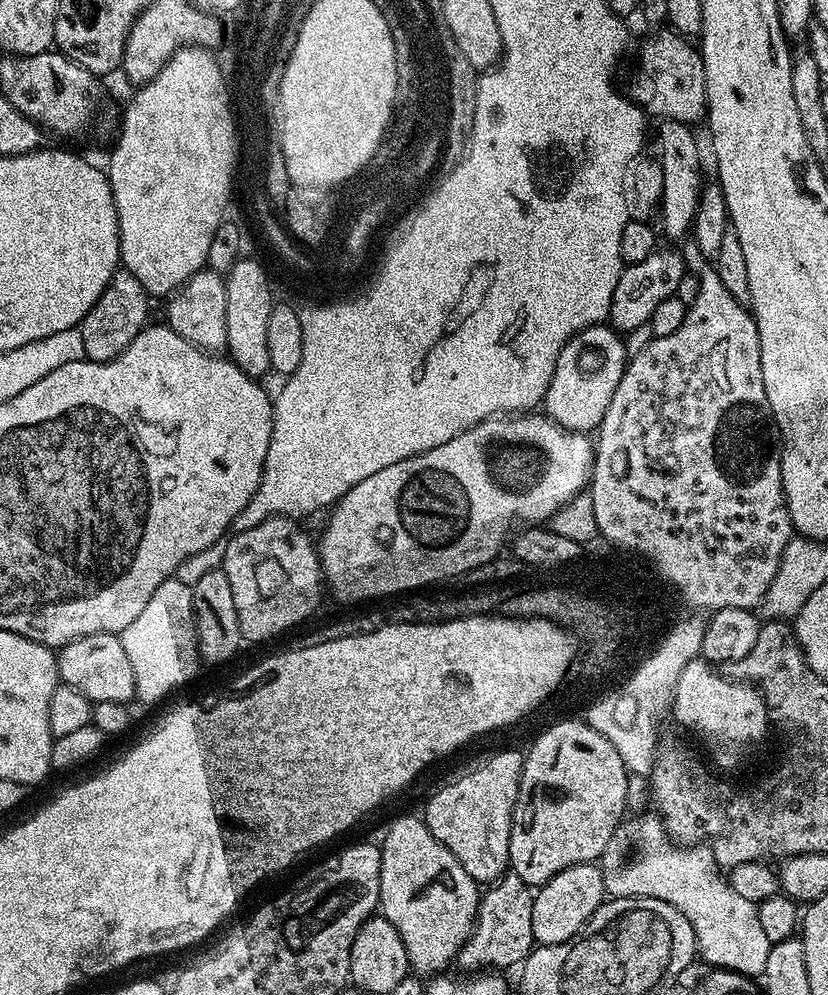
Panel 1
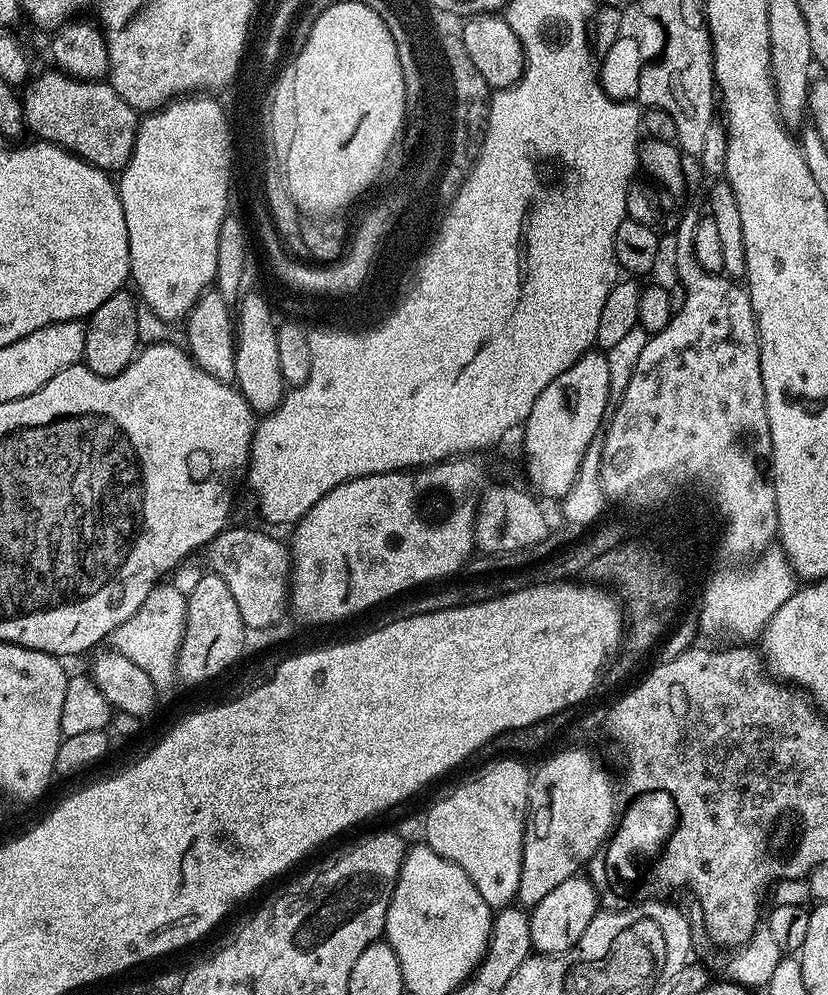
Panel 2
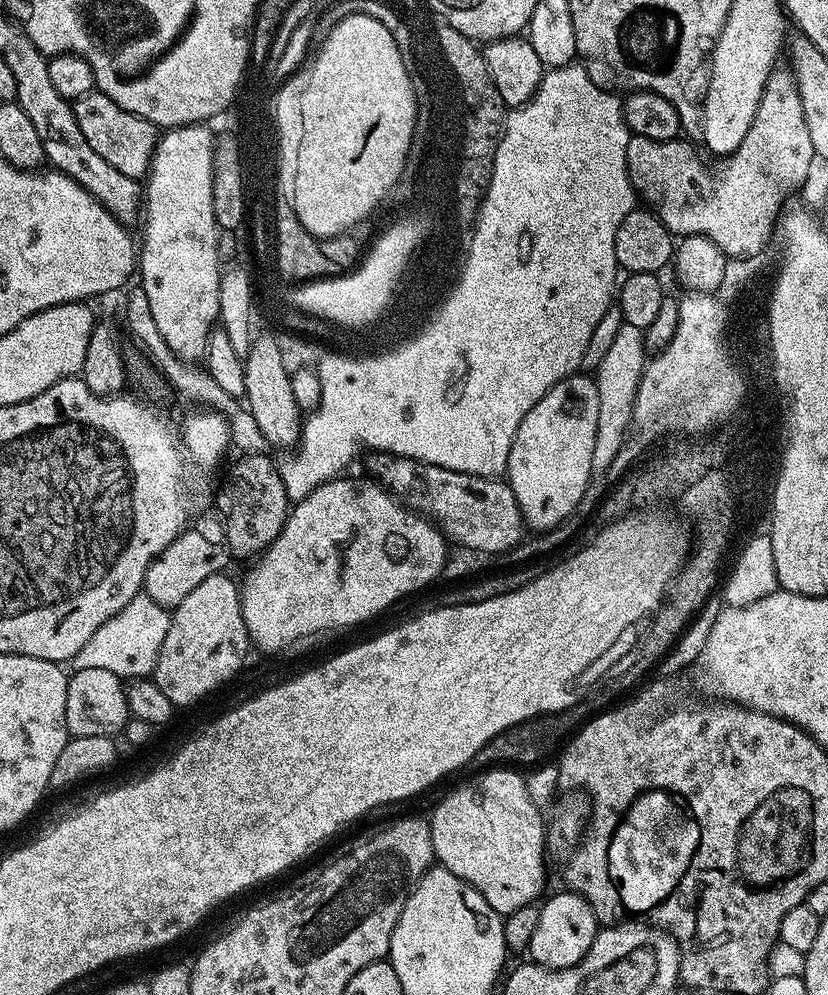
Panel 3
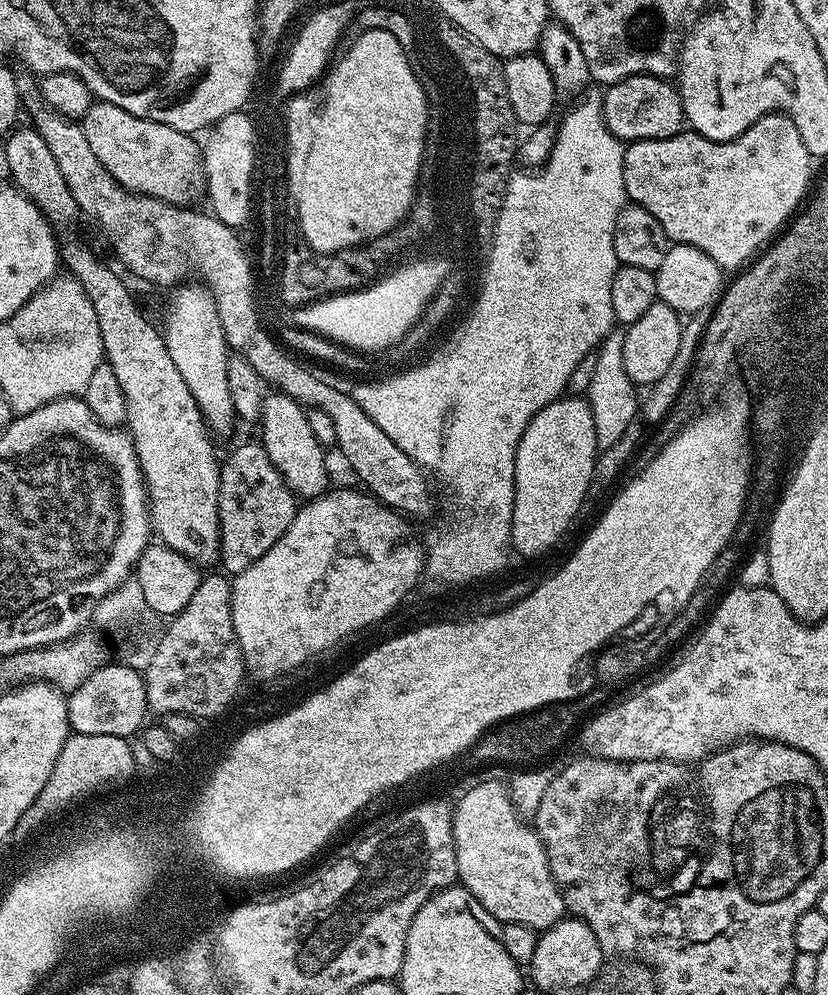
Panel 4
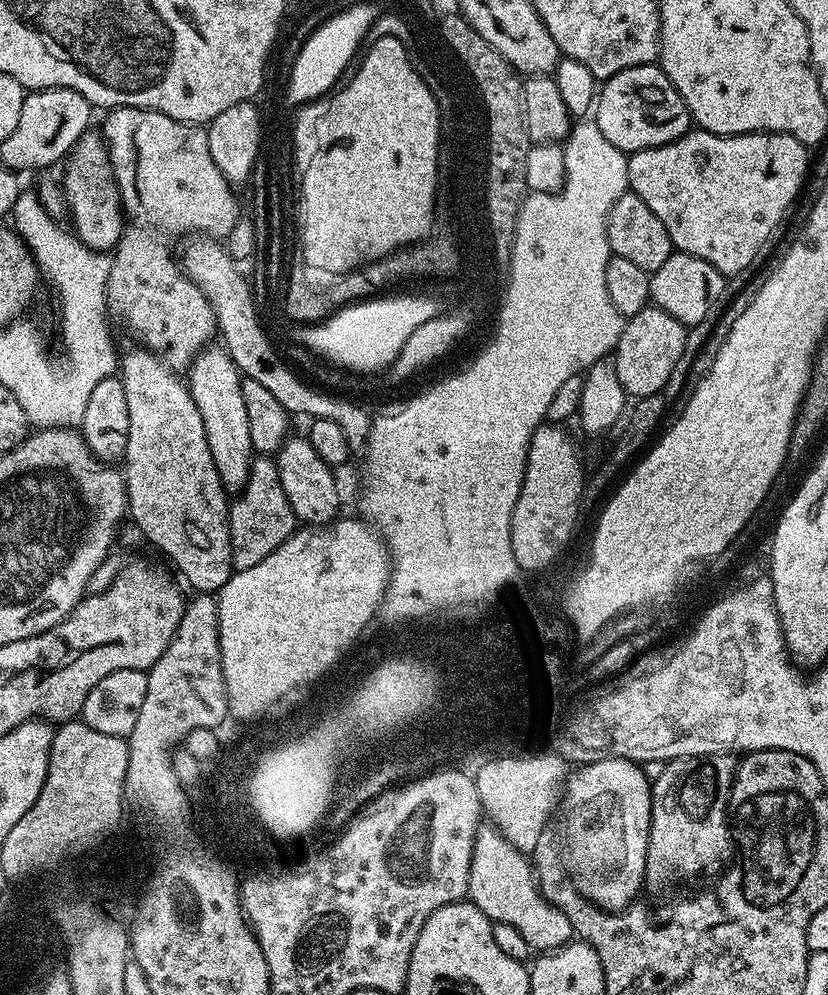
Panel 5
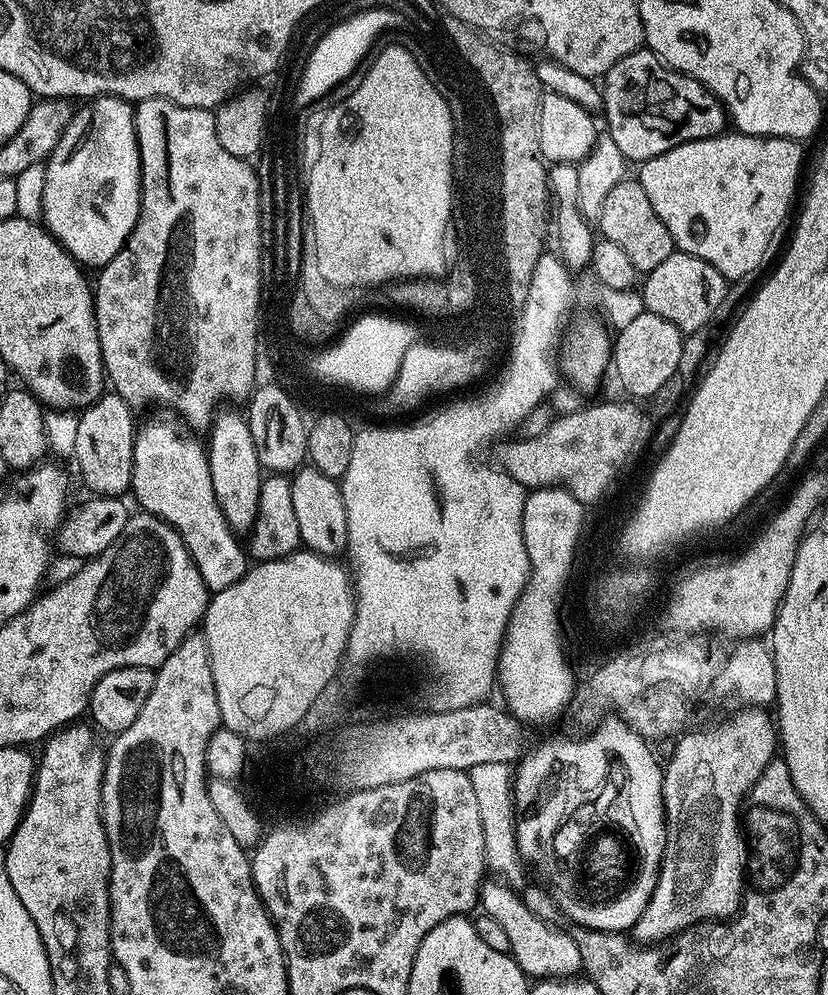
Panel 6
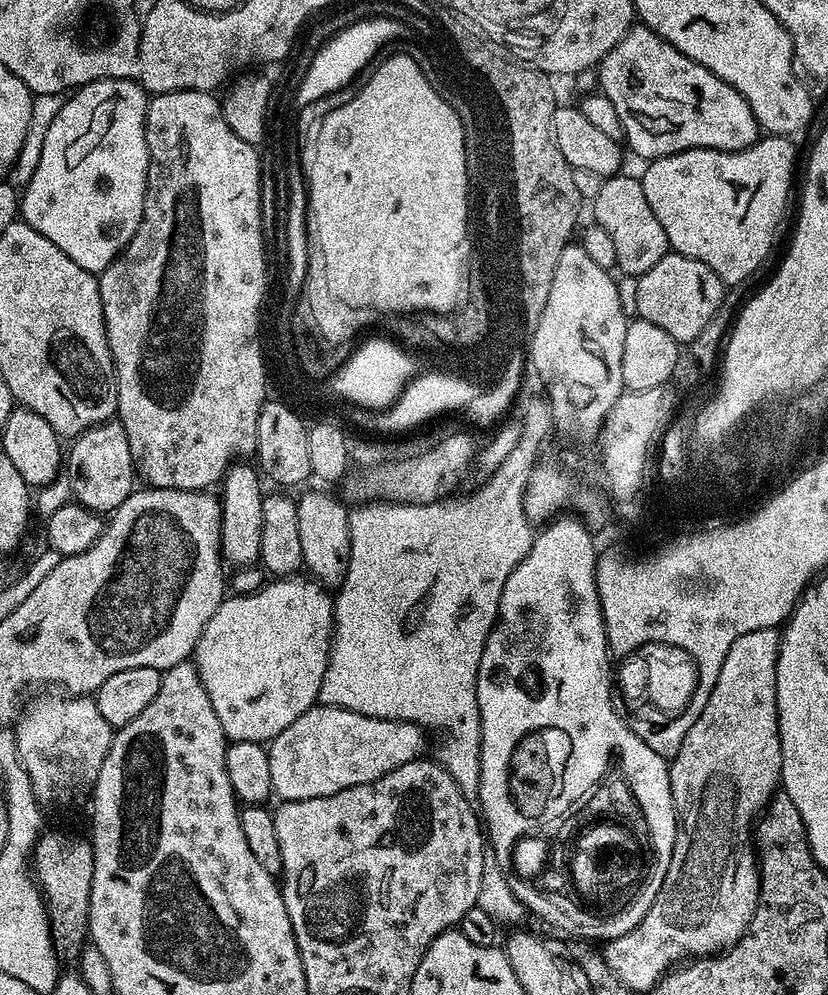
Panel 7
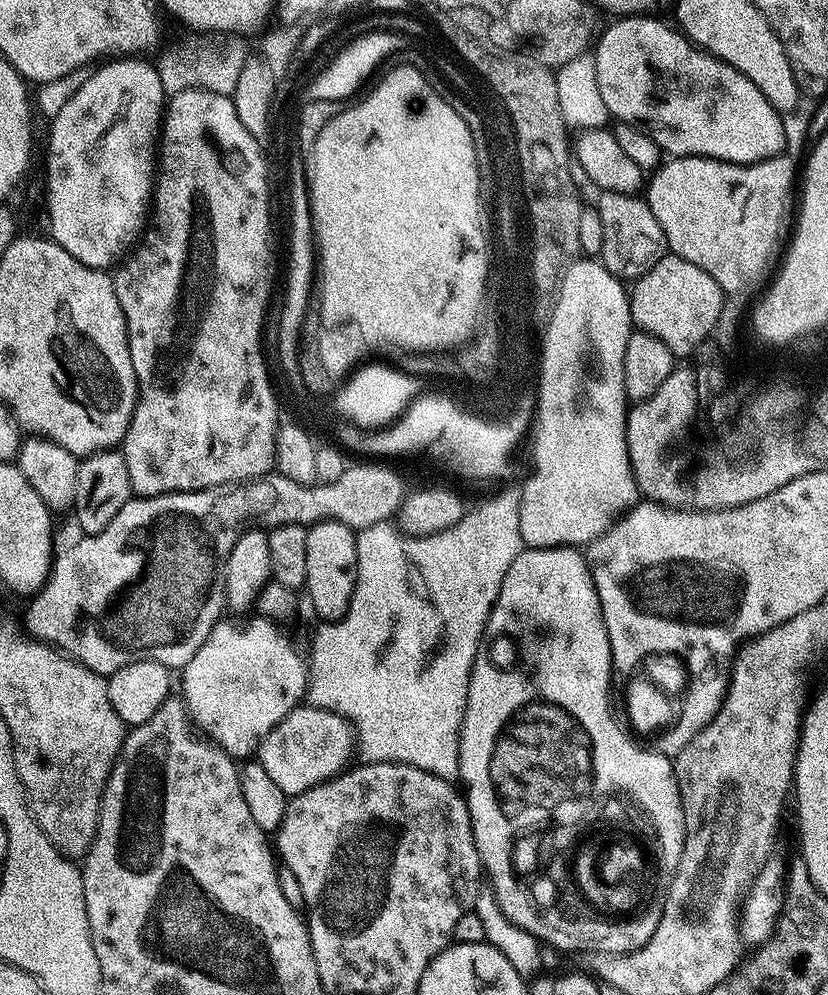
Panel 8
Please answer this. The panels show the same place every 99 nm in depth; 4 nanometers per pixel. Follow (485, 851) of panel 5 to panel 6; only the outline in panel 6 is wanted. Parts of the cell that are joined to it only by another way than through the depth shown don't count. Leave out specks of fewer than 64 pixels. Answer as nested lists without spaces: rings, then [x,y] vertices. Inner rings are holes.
[[[503,882],[492,883],[496,884],[485,883],[481,887],[479,907],[483,915],[494,918],[494,922],[502,925],[506,938],[510,938],[510,955],[524,975],[529,978],[567,978],[577,975],[581,971],[582,954],[578,954],[572,932],[552,928],[556,926],[526,910],[523,895],[519,891]]]

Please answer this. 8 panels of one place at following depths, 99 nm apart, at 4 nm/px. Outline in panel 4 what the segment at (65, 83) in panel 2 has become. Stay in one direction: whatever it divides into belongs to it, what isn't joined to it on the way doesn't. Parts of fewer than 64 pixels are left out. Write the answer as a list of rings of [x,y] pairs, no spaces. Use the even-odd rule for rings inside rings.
[[[96,100],[86,110],[82,117],[82,127],[86,134],[86,142],[90,142],[90,150],[94,150],[98,162],[110,170],[110,174],[128,192],[137,192],[139,196],[153,196],[159,200],[166,200],[169,204],[188,206],[196,195],[201,195],[205,187],[204,165],[202,163],[202,148],[196,144],[187,132],[174,130],[174,126],[166,126],[162,122],[143,120],[126,110],[122,106],[114,106],[105,100]]]

